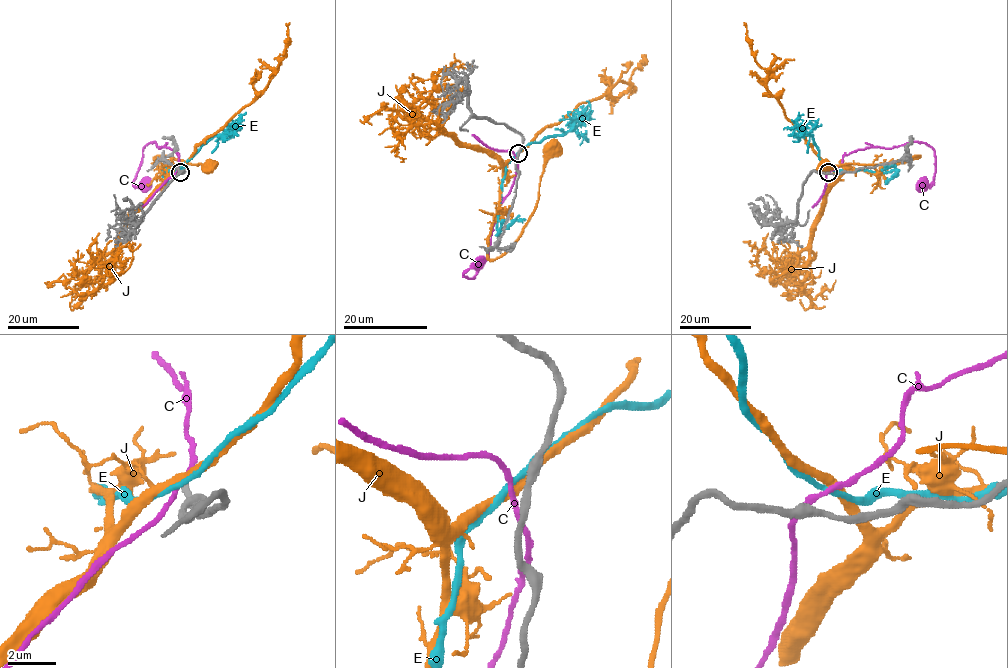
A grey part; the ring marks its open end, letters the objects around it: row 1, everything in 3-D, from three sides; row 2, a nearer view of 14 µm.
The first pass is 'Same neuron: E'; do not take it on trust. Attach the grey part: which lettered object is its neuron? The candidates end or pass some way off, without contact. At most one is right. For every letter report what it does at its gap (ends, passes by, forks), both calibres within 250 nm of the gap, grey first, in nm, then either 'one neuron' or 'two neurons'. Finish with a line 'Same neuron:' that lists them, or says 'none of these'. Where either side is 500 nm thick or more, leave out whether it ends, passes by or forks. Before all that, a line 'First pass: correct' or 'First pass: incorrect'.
First pass: incorrect
C: it passes by; calibres 360 and 200 nm; one neuron
E: it passes by; calibres 360 and 240 nm; two neurons
J: it passes by; calibres 360 and 320 nm; two neurons
Same neuron: C

